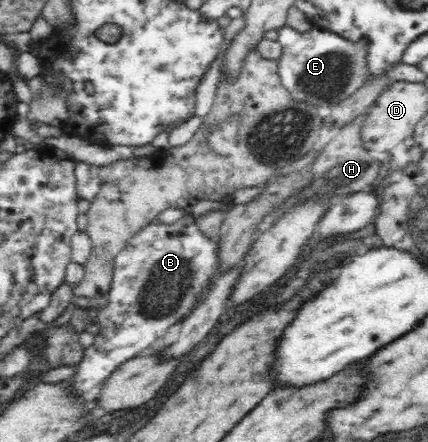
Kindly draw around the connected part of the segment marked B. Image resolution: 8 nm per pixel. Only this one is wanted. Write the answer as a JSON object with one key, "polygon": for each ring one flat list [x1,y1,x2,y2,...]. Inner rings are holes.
{"polygon":[[189,211,188,215,176,220,174,224,152,222,150,226,141,228,114,257,112,290,109,290,110,302,100,308,98,314,100,334,95,336,96,342,84,348,82,360,75,366,74,377,67,380,68,393,82,403,94,401,94,398,100,394,100,386,127,360,134,358,136,354,140,354,150,346,154,346,154,350,160,350,165,345,173,343,176,335,181,331,181,321,191,314,198,296,206,291,209,281,217,271,216,244,198,230]]}

